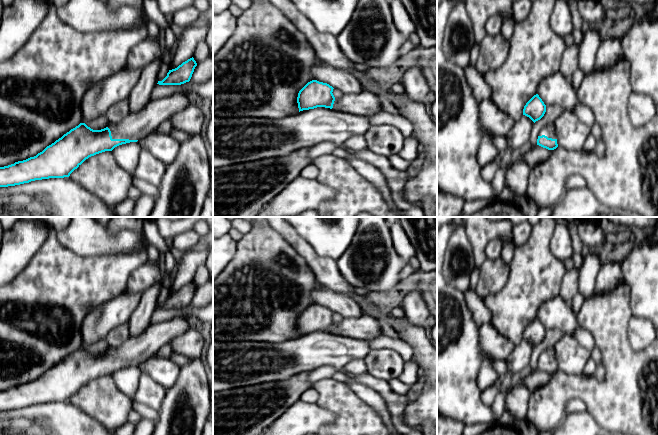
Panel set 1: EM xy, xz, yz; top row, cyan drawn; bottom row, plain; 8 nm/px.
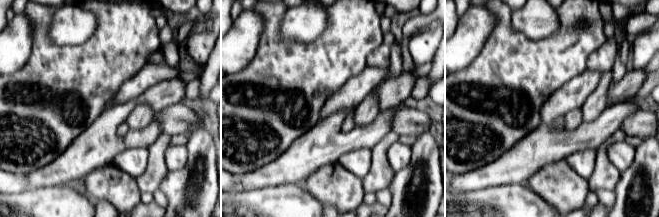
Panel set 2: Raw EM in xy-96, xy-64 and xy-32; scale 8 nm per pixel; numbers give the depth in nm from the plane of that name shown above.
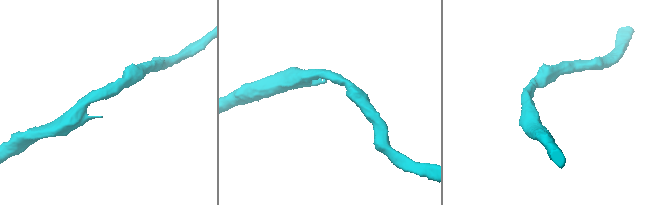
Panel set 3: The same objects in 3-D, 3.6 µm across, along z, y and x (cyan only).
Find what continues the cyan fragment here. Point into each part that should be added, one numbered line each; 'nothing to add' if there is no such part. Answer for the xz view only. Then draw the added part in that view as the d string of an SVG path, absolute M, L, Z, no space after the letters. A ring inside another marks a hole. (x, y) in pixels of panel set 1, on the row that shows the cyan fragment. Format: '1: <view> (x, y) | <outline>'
1: xz (365, 103) | M367 90L359 94L343 94L341 98L335 98L332 109L370 117L383 110L379 97Z

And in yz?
1: yz (548, 130) | M554 124L545 125L539 132L539 136L545 135L548 138L556 139Z

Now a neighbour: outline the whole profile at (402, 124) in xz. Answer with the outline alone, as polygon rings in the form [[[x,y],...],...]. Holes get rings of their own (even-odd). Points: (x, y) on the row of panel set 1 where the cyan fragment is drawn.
[[[381,111],[370,117],[371,126],[389,124],[395,126],[403,135],[407,138],[412,135],[413,126],[412,124],[400,114],[391,114],[386,111]]]

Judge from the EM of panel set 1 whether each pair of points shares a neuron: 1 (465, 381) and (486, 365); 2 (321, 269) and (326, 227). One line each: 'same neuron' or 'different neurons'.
1: different neurons
2: different neurons

